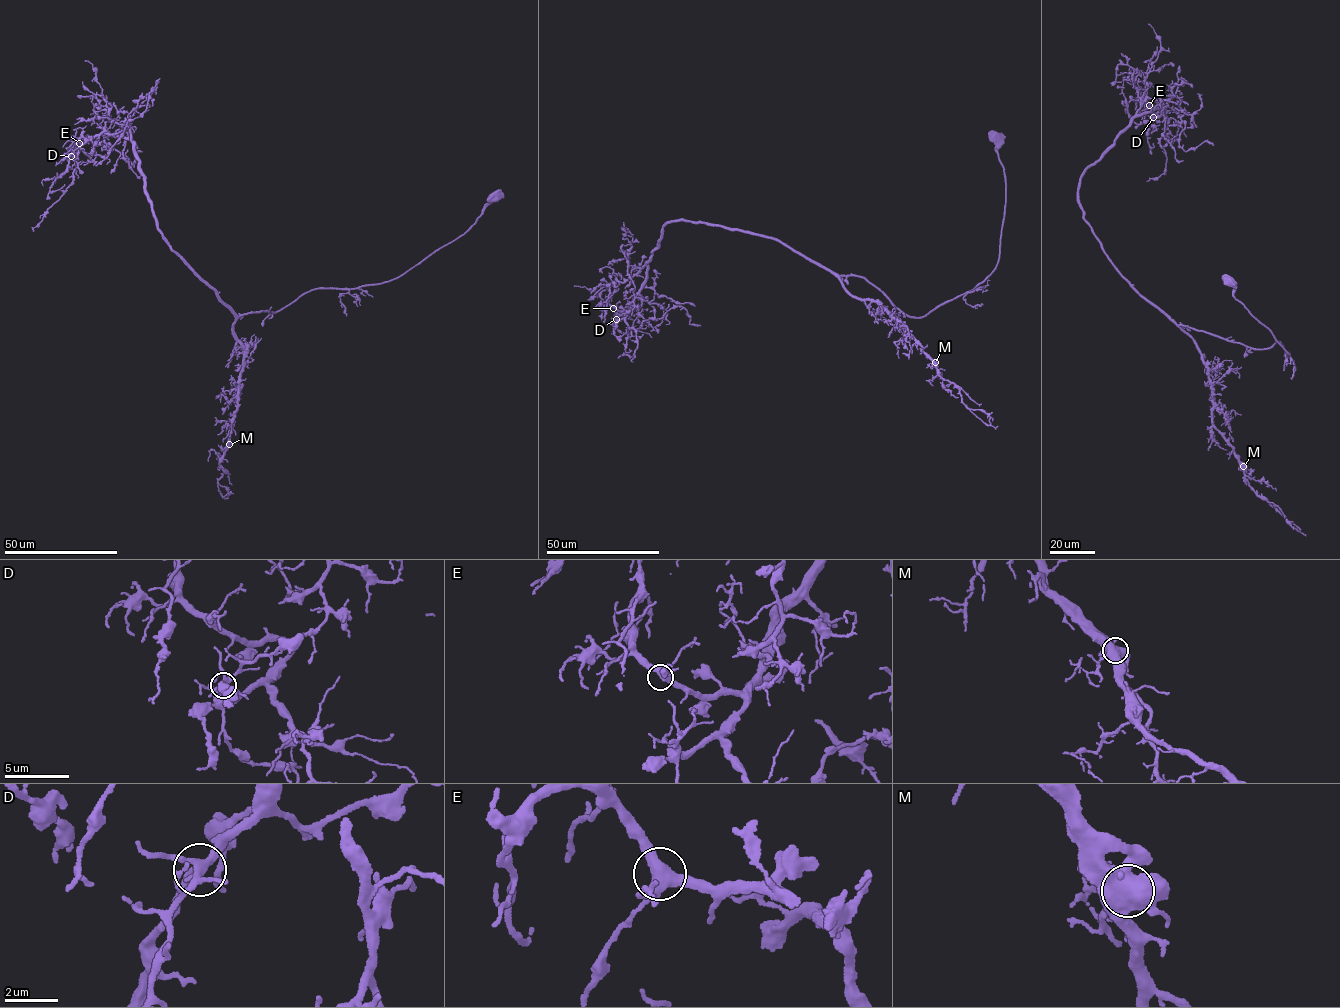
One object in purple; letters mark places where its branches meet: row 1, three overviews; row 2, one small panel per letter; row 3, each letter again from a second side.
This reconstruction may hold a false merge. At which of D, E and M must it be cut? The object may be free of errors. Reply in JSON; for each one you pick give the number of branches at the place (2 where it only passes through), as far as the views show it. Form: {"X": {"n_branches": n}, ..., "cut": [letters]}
{"cut": []}

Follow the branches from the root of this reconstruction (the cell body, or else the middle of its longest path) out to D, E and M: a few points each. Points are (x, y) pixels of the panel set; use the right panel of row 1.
D: (1229, 281), (1289, 355), (1175, 323), (1084, 219), (1080, 177), (1161, 102), (1153, 117)
E: (1229, 281), (1289, 355), (1175, 323), (1084, 219), (1080, 177), (1163, 105), (1149, 105)
M: (1229, 281), (1236, 299), (1289, 353), (1277, 341), (1250, 348), (1179, 326), (1207, 369), (1212, 425), (1243, 466)

